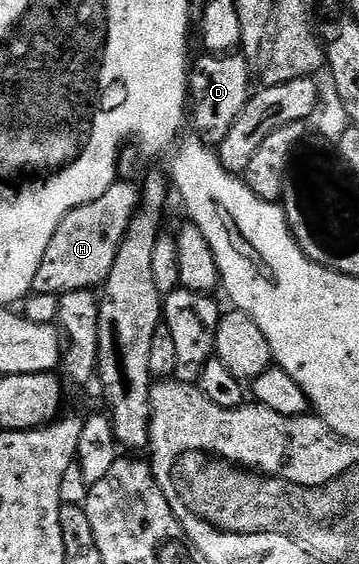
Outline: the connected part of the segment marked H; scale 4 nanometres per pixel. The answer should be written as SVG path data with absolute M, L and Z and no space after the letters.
M117 181L98 197L98 201L90 201L71 211L62 225L58 225L54 237L50 237L50 245L46 245L46 257L42 257L42 265L38 265L32 291L59 297L71 291L90 291L103 285L110 269L114 269L114 257L118 257L120 243L139 205L140 187Z

